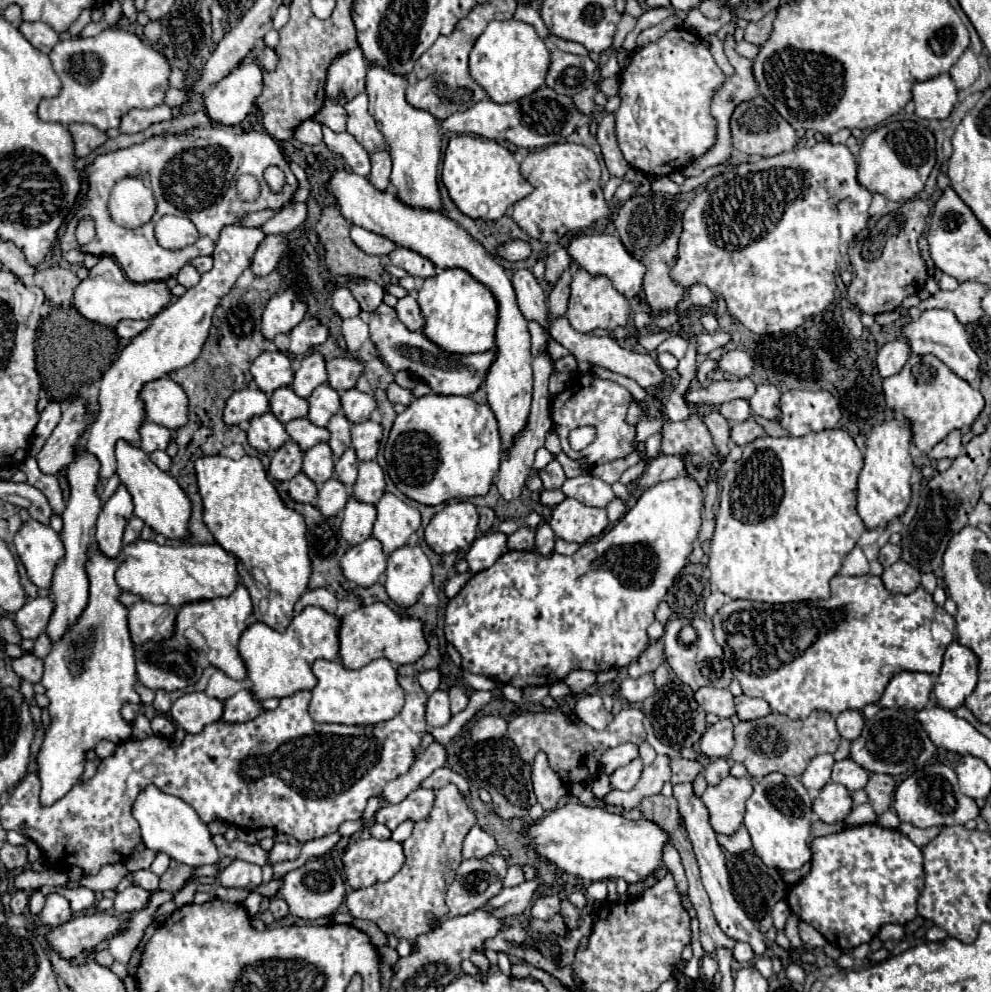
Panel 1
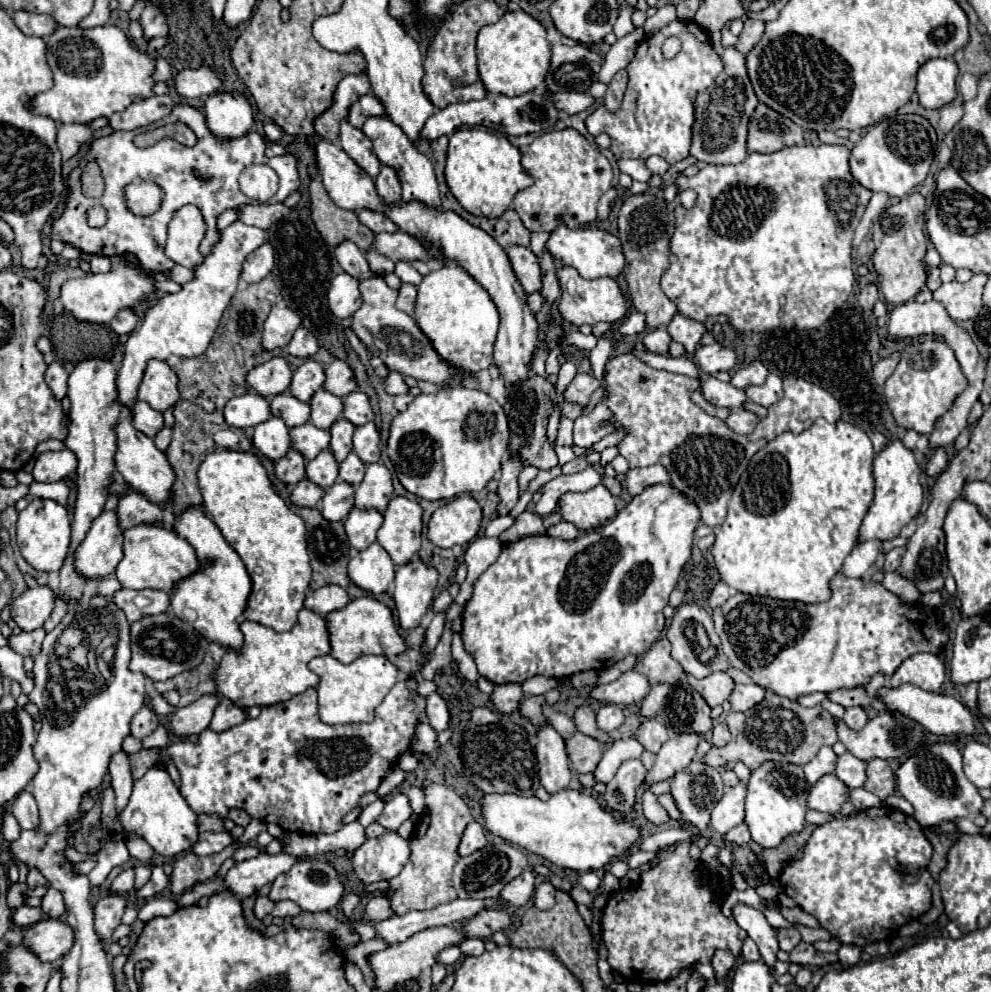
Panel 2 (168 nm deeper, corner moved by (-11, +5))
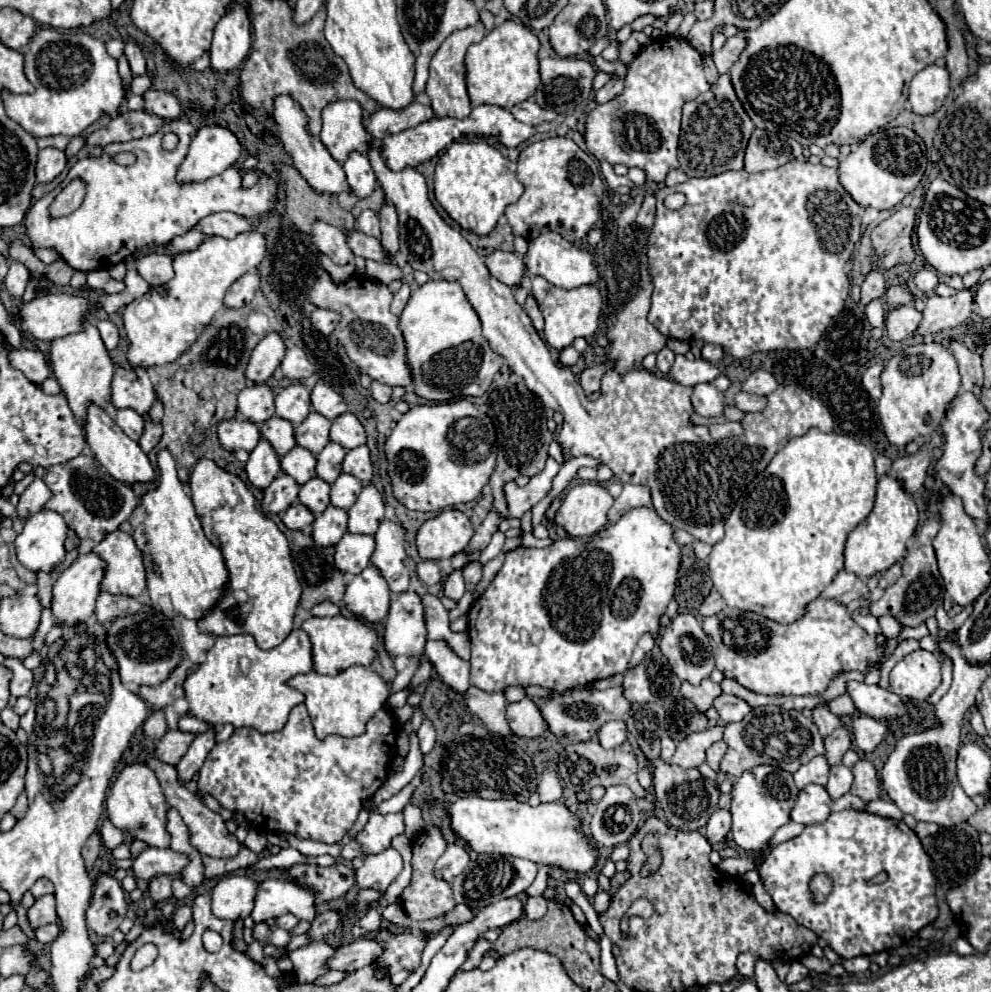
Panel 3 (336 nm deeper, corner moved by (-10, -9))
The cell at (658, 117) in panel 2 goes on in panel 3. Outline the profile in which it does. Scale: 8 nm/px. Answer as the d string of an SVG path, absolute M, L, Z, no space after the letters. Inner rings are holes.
M665 36L647 44L633 60L625 88L607 104L597 104L597 108L587 116L585 142L589 152L597 160L607 160L609 164L625 164L627 168L641 168L645 172L647 184L661 184L669 170L679 168L677 162L677 142L681 130L681 108L685 102L695 100L699 94L707 92L711 86L705 80L701 54L683 38Z

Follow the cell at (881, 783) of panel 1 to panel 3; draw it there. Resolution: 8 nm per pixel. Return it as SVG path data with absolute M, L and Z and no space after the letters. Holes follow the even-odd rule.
M859 760L853 768L851 768L855 780L853 780L853 794L859 796L861 800L869 802L879 798L881 794L881 784L879 784L879 776L875 766L869 760Z

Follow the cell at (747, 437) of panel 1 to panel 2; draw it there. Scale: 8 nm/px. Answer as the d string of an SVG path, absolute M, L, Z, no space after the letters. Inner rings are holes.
M734 410L728 418L726 418L726 426L732 428L736 434L752 434L754 428L758 426L760 418L754 412L748 410Z

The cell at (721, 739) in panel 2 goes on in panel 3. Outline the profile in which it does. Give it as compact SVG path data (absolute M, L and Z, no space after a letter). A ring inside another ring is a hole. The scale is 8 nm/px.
M721 740L721 742L715 742L709 750L707 750L707 764L715 770L715 772L719 772L719 762L721 762L721 758L725 756L725 750L727 750L727 744Z

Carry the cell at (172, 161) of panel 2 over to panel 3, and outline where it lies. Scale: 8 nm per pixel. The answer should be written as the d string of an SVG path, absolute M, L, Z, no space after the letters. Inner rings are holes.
M167 120L159 132L147 138L109 144L103 148L99 158L83 158L77 160L69 170L67 178L59 184L57 190L45 194L41 200L35 200L25 214L27 236L31 238L33 248L53 248L63 256L63 260L81 272L91 270L109 270L109 266L121 262L125 256L135 252L147 244L165 244L173 236L181 236L195 226L199 218L215 212L235 212L245 214L245 218L255 218L265 214L265 210L273 208L275 188L277 184L269 176L261 176L261 180L249 188L241 188L241 170L235 166L227 168L223 174L209 178L207 182L195 182L191 186L179 186L175 182L175 170L179 162L187 156L187 148L191 138L195 136L195 128L183 120ZM163 132L175 132L179 136L179 144L173 152L165 152L161 148ZM113 152L131 152L135 154L135 164L119 166L113 162ZM73 178L83 178L87 182L87 194L83 204L69 216L49 218L47 208L53 202L55 194L67 186Z

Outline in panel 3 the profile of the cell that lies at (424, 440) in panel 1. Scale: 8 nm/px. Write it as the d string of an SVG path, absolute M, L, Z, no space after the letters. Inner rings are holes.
M469 400L409 408L385 442L387 472L395 498L409 510L435 512L471 502L495 468L495 428Z

